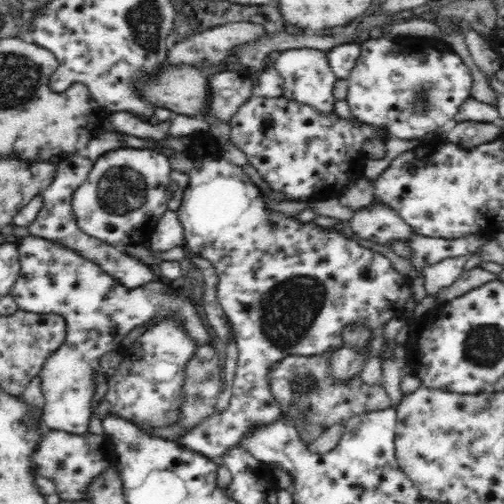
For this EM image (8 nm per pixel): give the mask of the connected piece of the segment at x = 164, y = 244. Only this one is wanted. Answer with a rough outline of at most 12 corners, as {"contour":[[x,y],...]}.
{"contour":[[168,210],[148,240],[152,252],[185,247],[178,216]]}

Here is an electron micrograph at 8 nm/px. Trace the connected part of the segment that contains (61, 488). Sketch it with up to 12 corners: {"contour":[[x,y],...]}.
{"contour":[[48,430],[34,473],[64,501],[110,467],[106,437]]}

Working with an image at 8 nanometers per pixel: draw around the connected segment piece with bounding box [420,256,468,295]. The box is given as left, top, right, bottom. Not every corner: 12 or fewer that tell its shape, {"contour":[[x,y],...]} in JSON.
{"contour":[[468,256],[445,258],[420,270],[427,294],[461,278]]}

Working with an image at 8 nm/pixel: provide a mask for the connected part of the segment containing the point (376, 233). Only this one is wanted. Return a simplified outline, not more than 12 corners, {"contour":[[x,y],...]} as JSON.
{"contour":[[376,203],[354,211],[350,230],[372,244],[412,240],[412,229]]}

